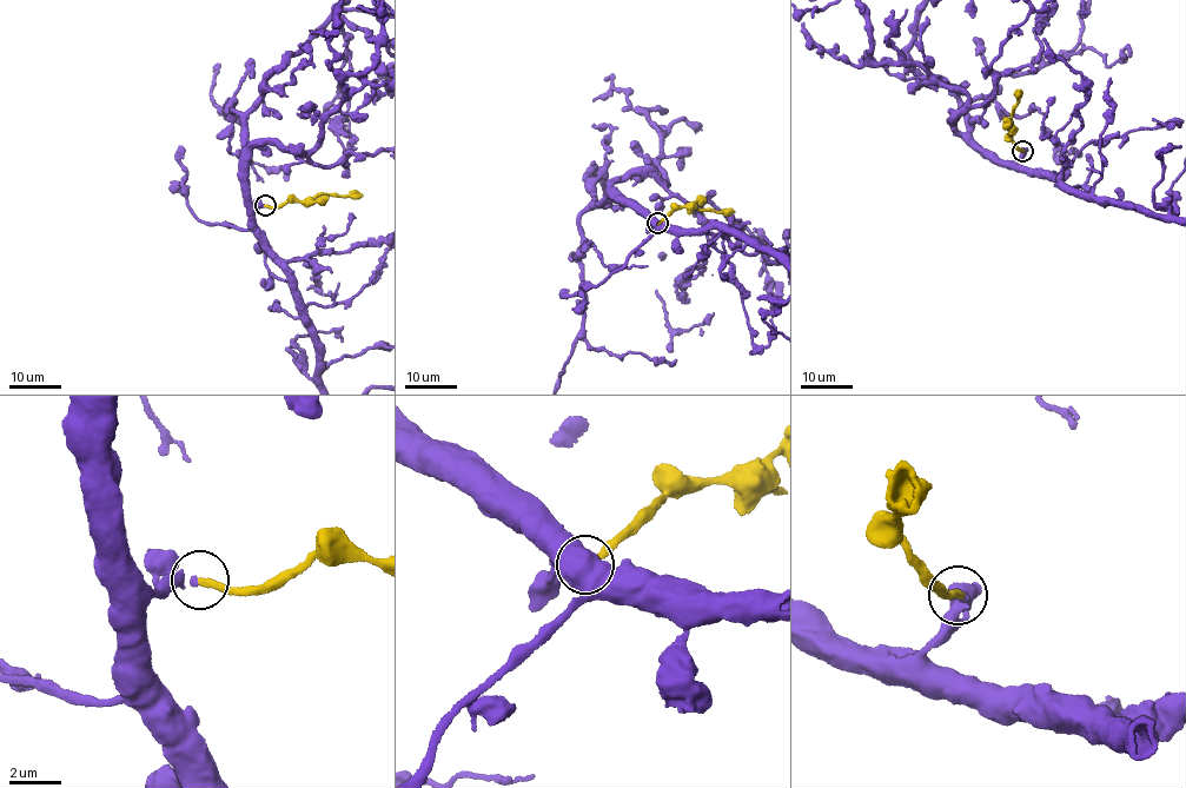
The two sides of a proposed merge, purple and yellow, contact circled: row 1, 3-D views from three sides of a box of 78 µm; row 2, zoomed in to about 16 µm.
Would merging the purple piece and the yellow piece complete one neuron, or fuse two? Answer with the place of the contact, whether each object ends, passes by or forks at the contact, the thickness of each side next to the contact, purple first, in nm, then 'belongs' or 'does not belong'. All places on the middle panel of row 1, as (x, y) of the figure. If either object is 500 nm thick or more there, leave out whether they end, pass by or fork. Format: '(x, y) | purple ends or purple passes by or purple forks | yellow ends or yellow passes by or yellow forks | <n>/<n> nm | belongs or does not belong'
(657, 223) | purple passes by | yellow ends | 220/280 nm | belongs

